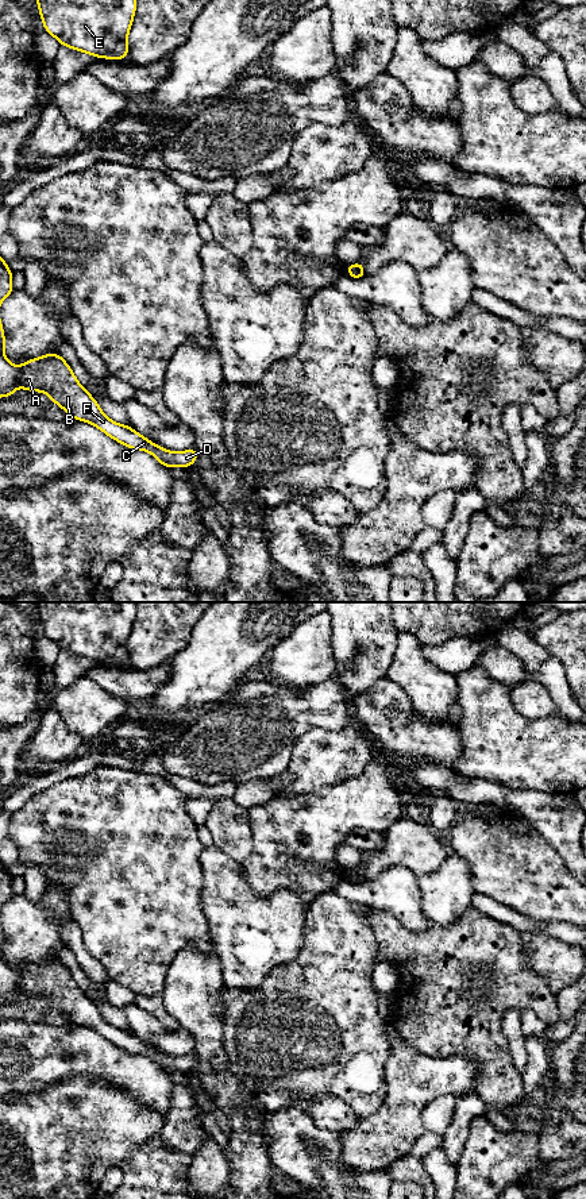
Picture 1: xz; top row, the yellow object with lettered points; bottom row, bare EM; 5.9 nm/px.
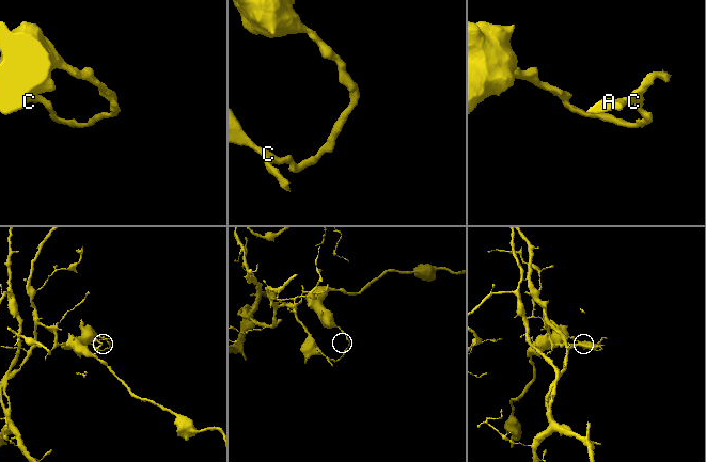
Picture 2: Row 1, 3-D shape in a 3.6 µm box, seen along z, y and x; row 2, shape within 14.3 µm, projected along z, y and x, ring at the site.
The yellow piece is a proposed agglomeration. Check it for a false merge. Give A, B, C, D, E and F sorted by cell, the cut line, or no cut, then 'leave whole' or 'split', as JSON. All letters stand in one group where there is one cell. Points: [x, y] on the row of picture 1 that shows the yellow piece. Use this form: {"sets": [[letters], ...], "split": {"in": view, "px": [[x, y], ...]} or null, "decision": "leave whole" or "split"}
{"sets": [["A", "B", "C", "D", "F"], ["E"]], "split": {"in": "xz", "px": [[353, 265], [350, 276]]}, "decision": "split"}

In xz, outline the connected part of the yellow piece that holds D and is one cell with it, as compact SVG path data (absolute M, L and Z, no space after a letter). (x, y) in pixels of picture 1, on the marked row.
M0 321L0 397L12 397L18 386L28 392L45 392L70 417L93 424L128 448L150 452L169 470L171 466L188 469L197 460L198 451L196 448L170 452L155 446L130 425L109 420L101 412L97 401L80 385L70 366L59 354L45 354L16 367L4 356L4 344L5 338Z

